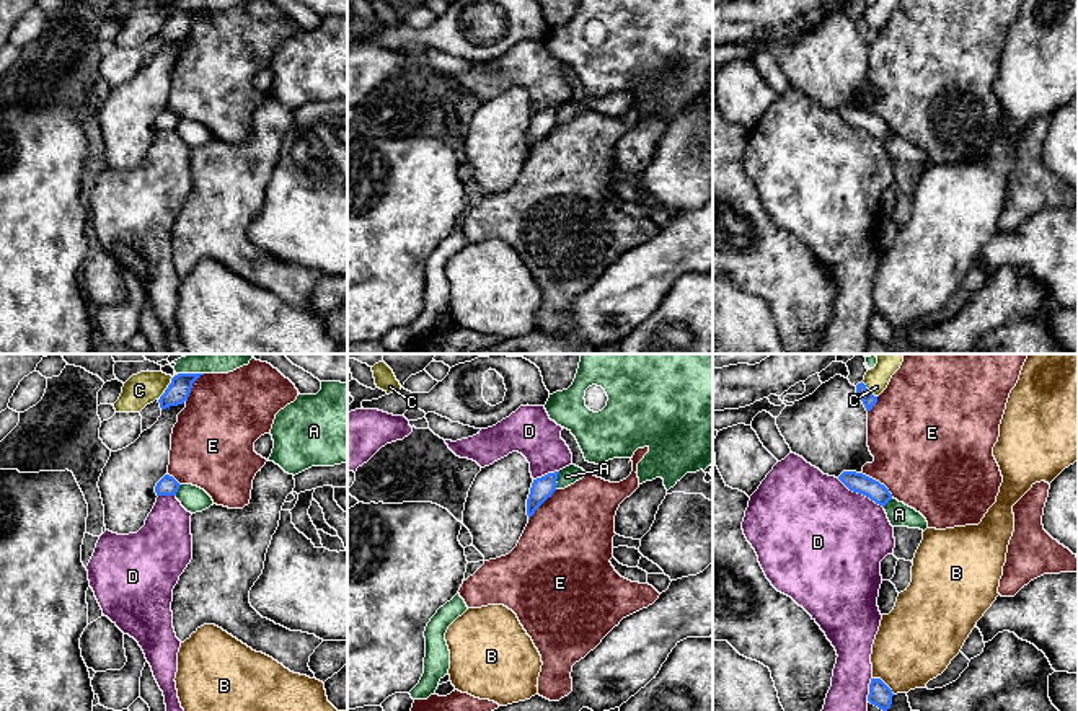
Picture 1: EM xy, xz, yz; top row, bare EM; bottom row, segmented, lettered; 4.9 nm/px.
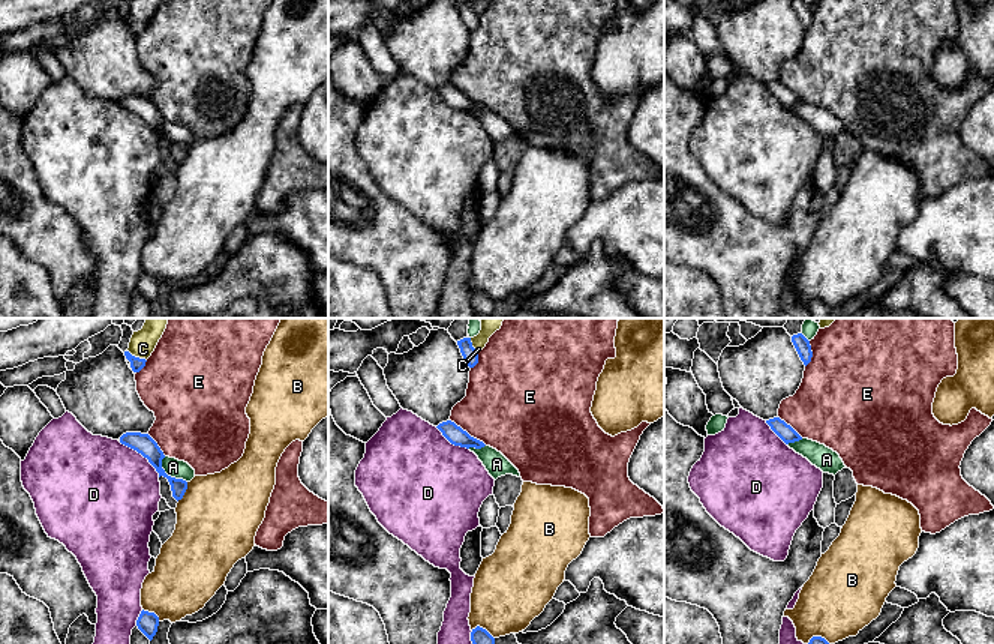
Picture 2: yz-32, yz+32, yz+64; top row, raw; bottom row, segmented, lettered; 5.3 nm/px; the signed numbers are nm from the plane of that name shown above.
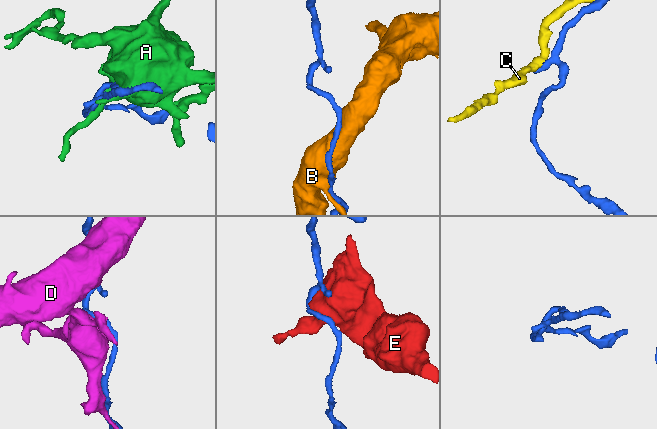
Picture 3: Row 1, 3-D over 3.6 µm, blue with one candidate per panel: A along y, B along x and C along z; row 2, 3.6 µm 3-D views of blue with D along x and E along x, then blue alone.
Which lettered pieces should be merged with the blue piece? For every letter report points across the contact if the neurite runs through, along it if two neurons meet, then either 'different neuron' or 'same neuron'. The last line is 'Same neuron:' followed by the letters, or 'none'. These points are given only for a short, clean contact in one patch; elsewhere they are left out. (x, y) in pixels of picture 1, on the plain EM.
A: different neuron
B: different neuron
C: border xy (173, 12), (159, 35); different neuron
D: different neuron
E: different neuron
Same neuron: none

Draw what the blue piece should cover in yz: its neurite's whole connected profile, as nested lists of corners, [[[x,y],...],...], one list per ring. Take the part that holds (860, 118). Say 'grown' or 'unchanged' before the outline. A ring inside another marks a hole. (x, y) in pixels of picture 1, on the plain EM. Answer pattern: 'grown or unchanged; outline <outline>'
unchanged; outline [[[843,106],[838,114],[853,127],[863,129],[879,140],[886,140],[892,129],[879,116],[856,106]]]

